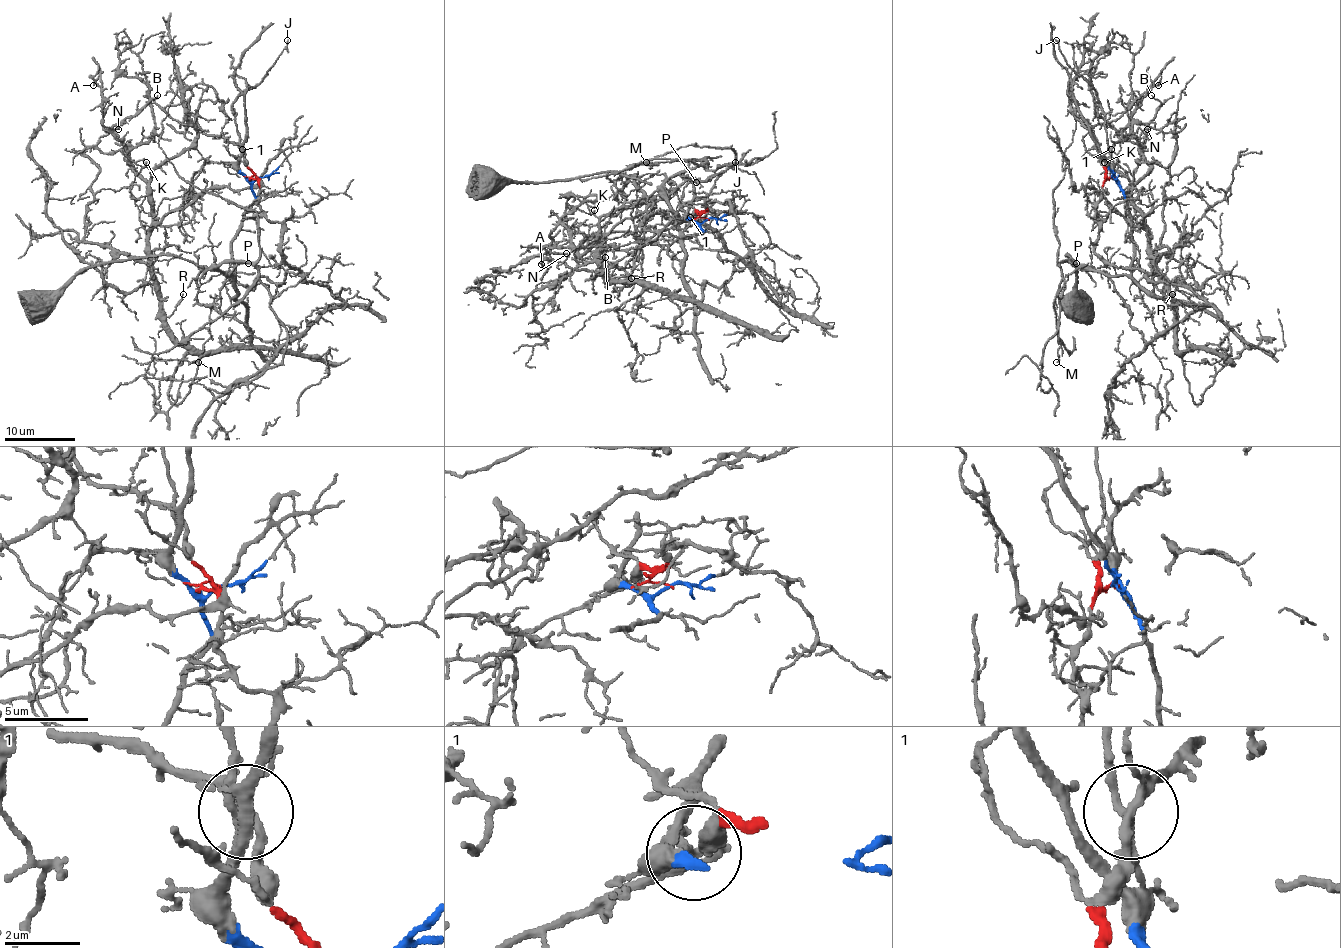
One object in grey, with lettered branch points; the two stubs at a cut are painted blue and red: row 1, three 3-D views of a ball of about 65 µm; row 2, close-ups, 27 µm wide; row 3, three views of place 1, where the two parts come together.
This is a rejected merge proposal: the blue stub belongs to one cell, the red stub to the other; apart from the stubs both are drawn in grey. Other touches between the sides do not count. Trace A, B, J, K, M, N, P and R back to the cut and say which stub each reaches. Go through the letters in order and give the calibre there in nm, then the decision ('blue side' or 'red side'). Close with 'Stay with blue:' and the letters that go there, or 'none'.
A: calibre 170 nm; red side
B: calibre 150 nm; red side
J: calibre 150 nm; blue side
K: calibre 240 nm; red side
M: calibre 130 nm; blue side
N: calibre 160 nm; red side
P: calibre 120 nm; blue side
R: calibre 130 nm; red side
Stay with blue: J, M, P

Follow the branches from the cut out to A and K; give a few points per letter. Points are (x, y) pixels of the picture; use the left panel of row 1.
A: (260, 178), (227, 150), (228, 118), (204, 84), (184, 93), (195, 141), (154, 169), (103, 125), (94, 86)
K: (260, 178), (227, 150), (220, 137), (228, 118), (204, 84), (184, 93), (195, 141), (150, 169), (147, 162)

